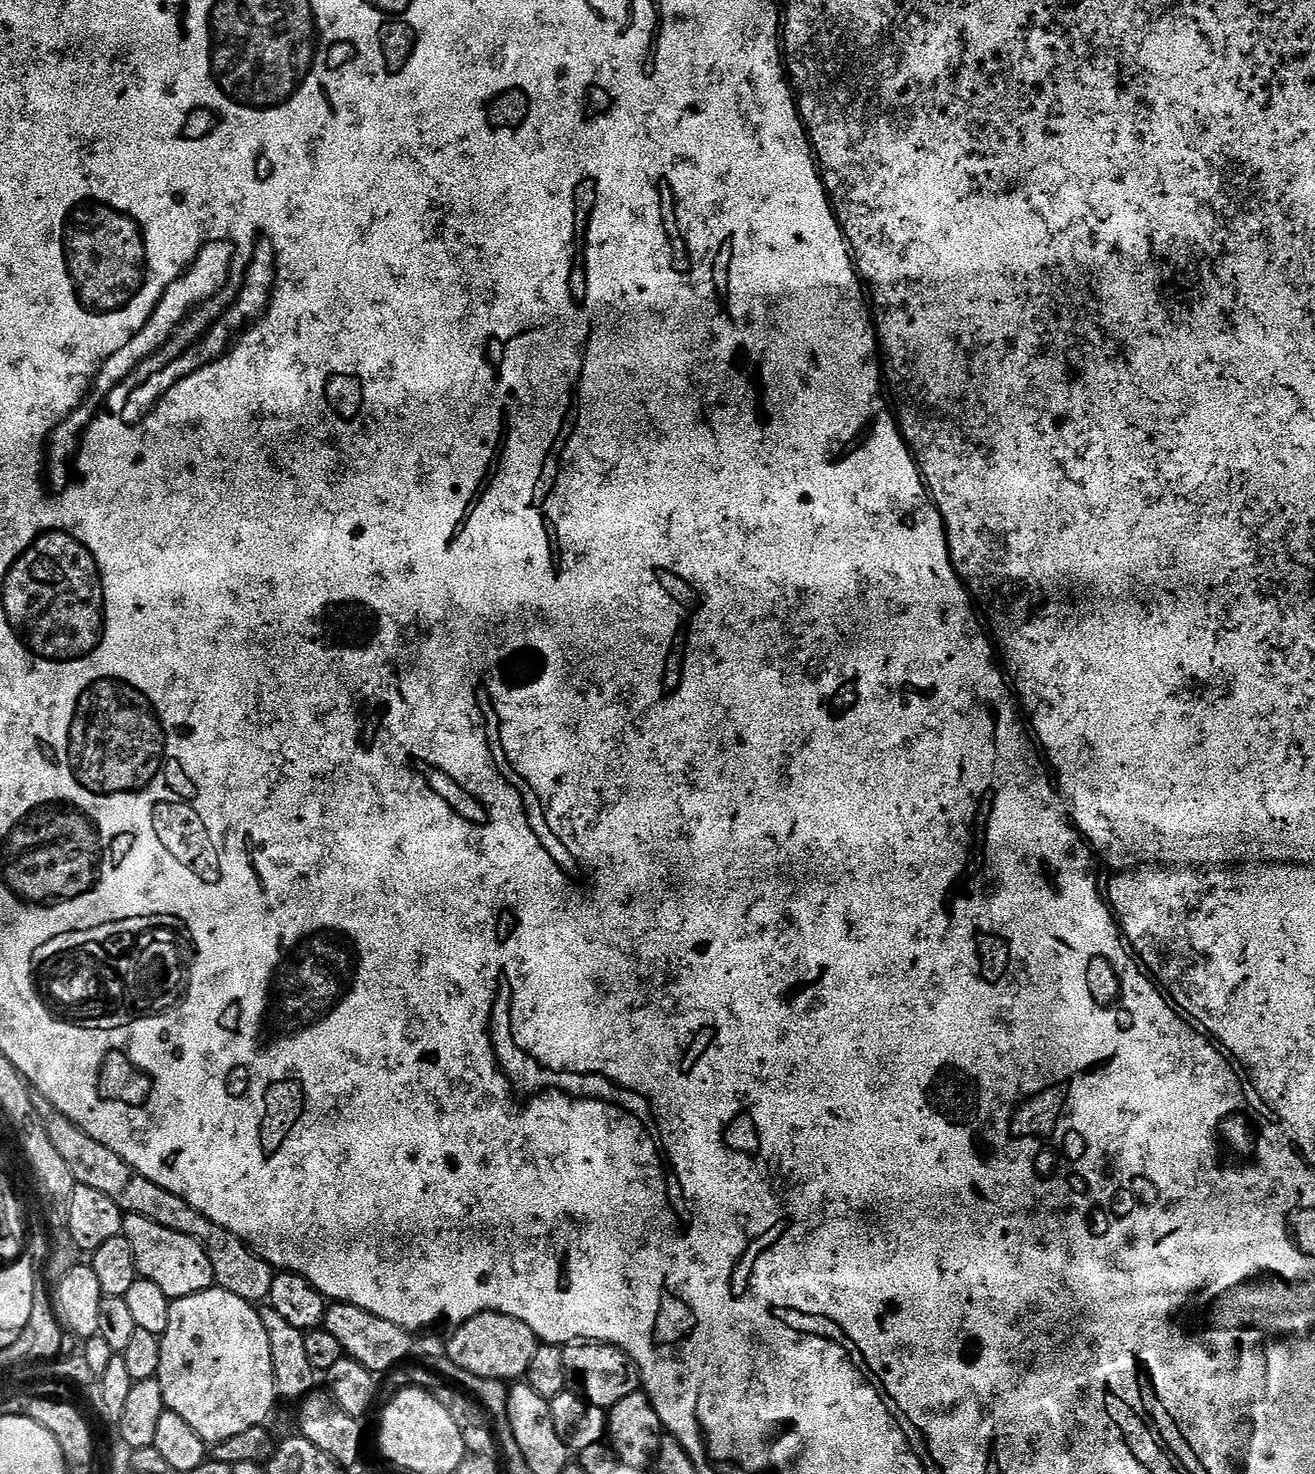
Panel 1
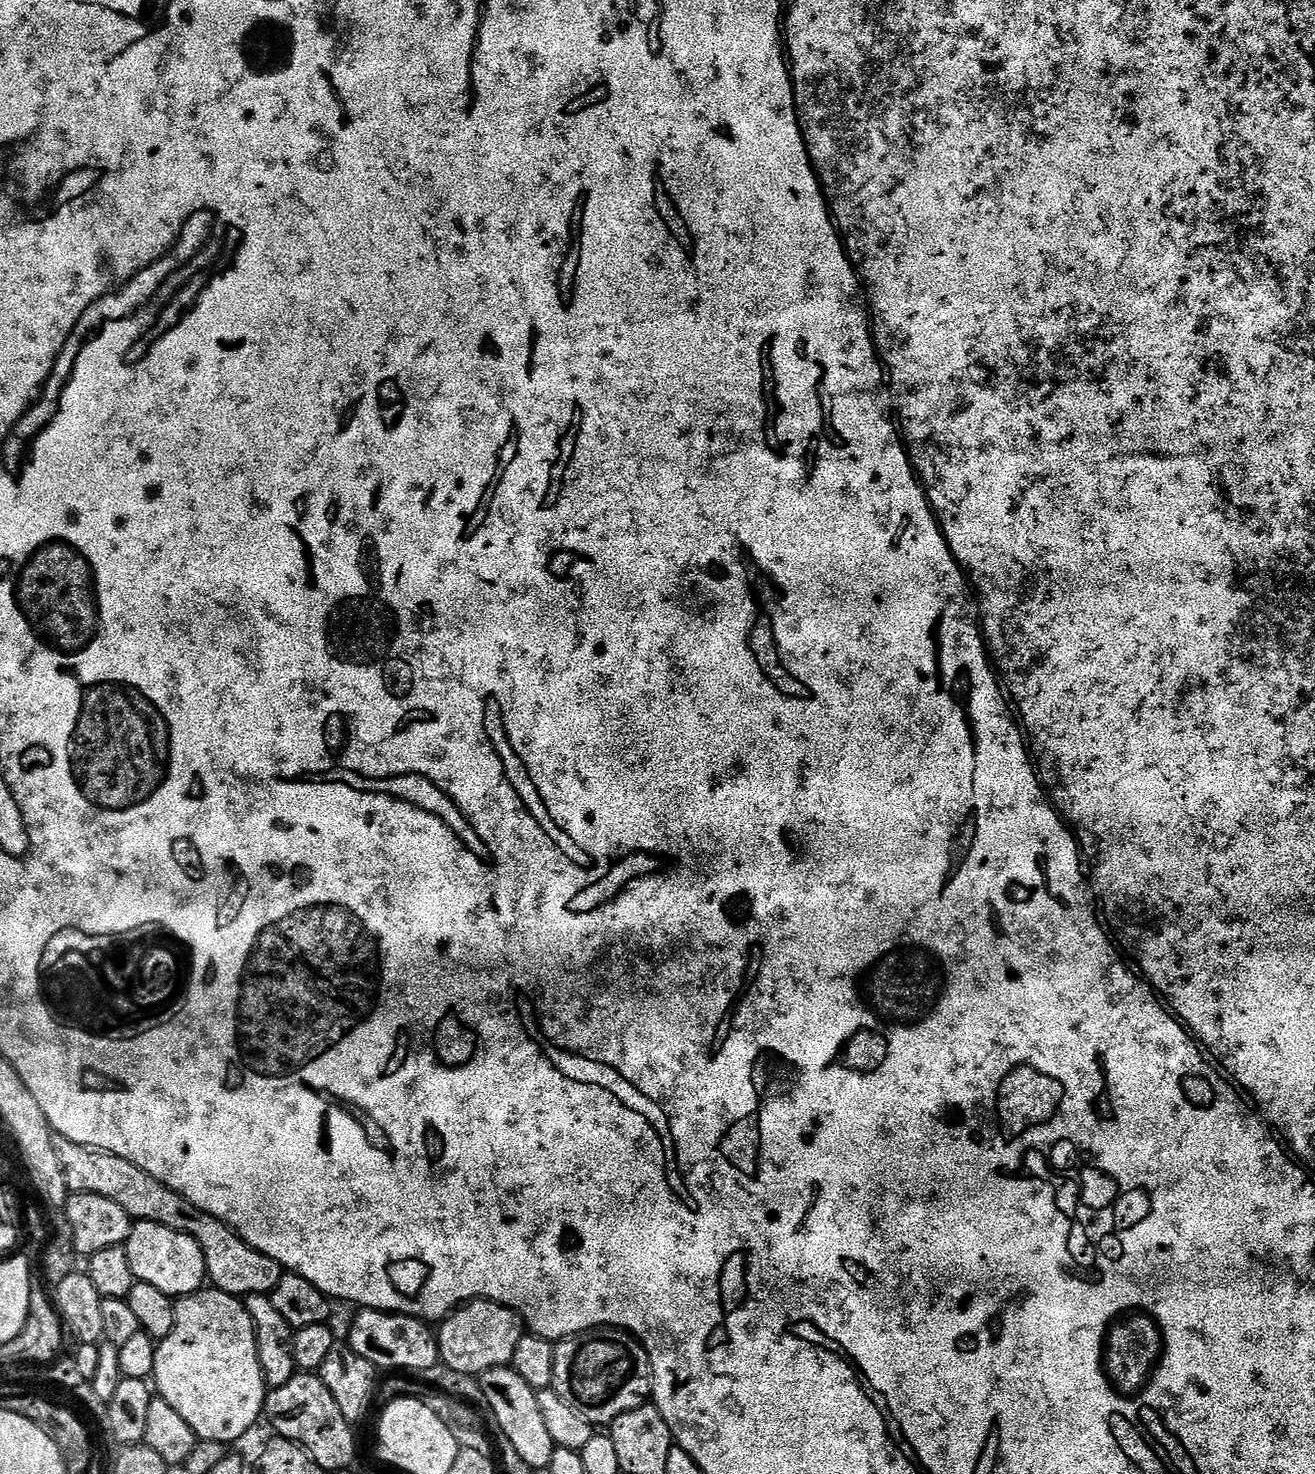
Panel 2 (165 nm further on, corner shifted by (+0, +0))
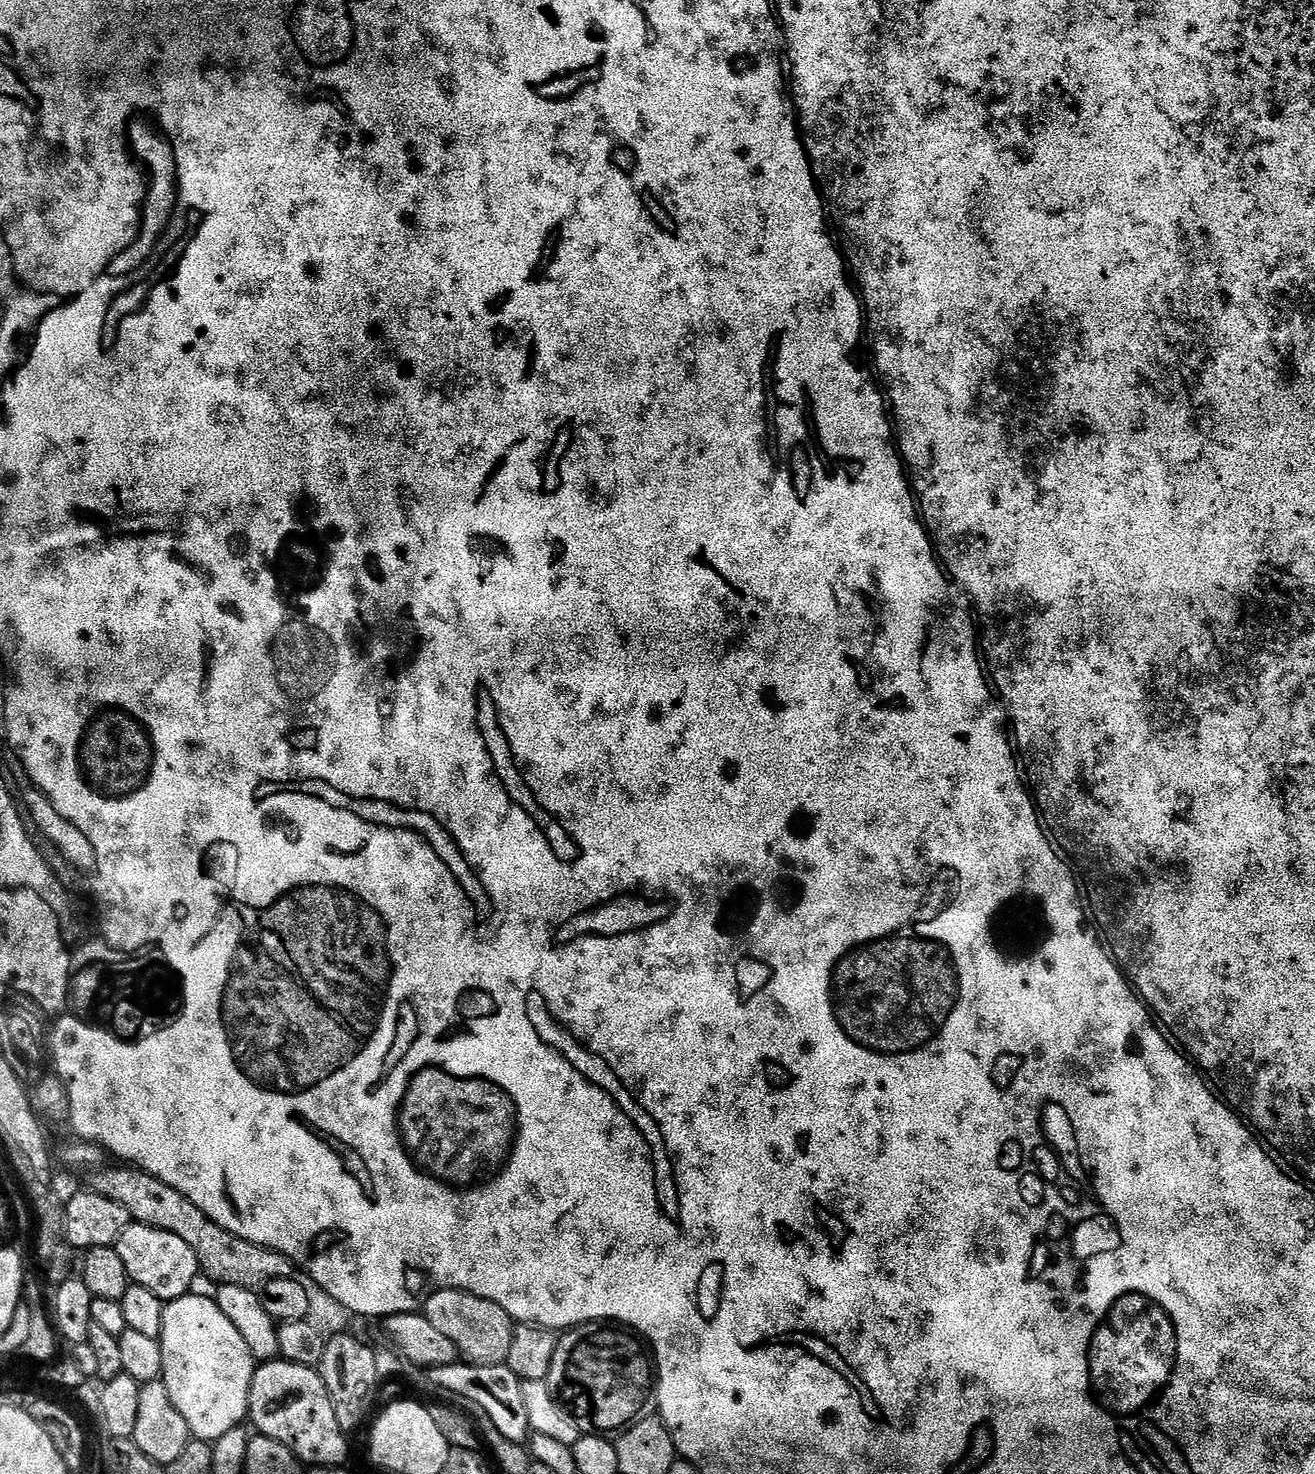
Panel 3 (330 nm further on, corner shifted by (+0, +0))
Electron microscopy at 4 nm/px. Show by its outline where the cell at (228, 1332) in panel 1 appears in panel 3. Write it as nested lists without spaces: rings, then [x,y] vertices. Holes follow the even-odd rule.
[[[189,1294],[169,1300],[164,1306],[164,1325],[159,1341],[162,1346],[162,1377],[166,1390],[170,1390],[170,1402],[178,1406],[178,1414],[186,1418],[186,1426],[198,1440],[215,1442],[226,1430],[241,1427],[249,1419],[248,1399],[250,1386],[258,1367],[258,1361],[250,1354],[246,1338],[238,1334],[238,1326],[226,1318],[211,1295]]]

